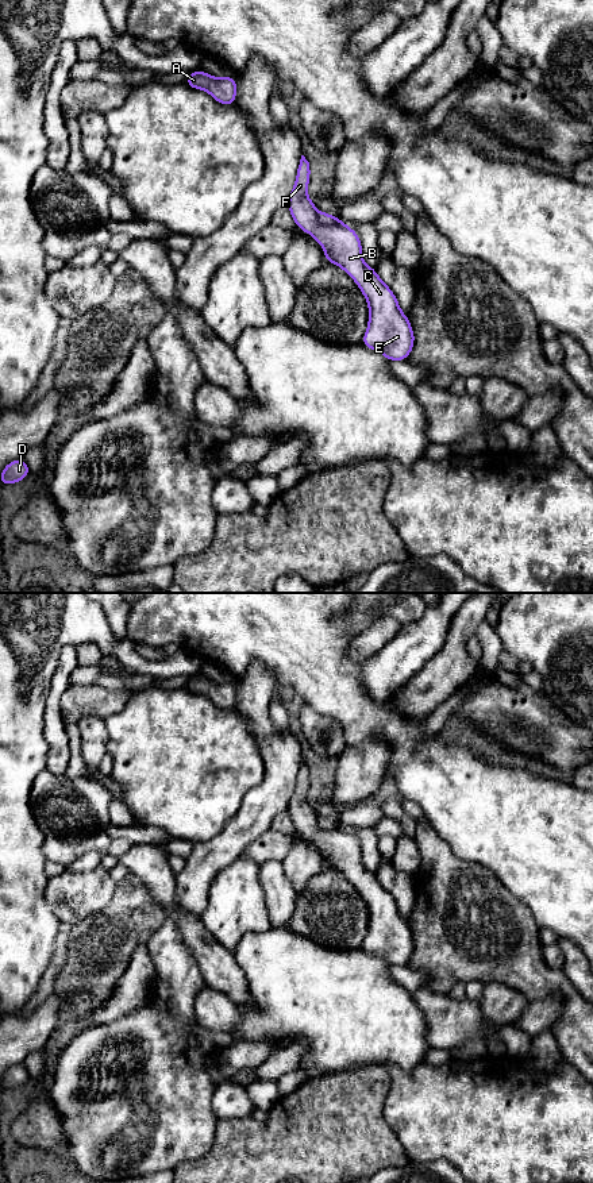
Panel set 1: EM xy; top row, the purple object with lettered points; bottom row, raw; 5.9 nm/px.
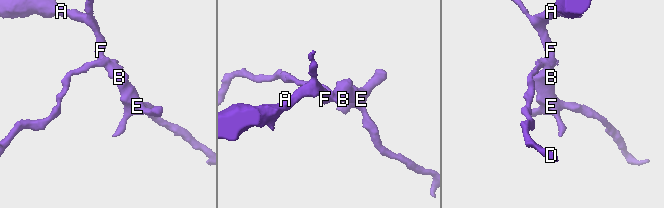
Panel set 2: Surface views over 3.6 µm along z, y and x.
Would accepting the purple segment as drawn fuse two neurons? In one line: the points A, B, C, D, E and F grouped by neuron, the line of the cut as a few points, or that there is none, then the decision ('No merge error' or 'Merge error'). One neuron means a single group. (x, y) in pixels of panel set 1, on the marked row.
Groups: A B C E F / D. Split along xy (315, 211), (316, 219), (322, 224), (339, 223). Merge error

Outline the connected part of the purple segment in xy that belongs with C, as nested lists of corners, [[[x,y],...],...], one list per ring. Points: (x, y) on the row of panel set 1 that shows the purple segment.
[[[301,155],[288,209],[296,226],[313,236],[324,248],[326,262],[342,267],[358,285],[369,305],[369,324],[362,343],[380,351],[388,361],[404,361],[415,343],[409,319],[403,313],[394,293],[362,258],[358,234],[346,223],[321,226],[316,208],[307,196],[311,167]]]

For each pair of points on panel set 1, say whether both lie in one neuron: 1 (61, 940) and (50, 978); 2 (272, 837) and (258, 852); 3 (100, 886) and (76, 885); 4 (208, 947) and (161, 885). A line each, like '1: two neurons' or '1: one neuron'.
1: one neuron
2: one neuron
3: one neuron
4: one neuron

